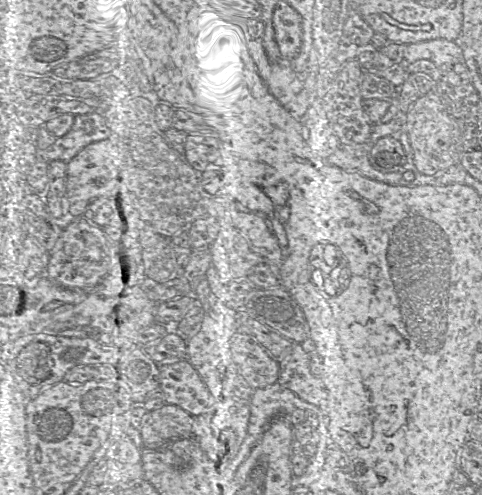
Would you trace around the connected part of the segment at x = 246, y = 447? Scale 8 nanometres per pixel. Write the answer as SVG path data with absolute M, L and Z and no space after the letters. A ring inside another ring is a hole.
M278 379L278 381L273 384L268 384L263 388L256 389L251 397L251 416L248 436L238 453L238 463L241 465L244 460L250 456L257 443L258 445L262 444L268 427L278 415L291 413L295 409L309 409L309 402L301 399L296 392L290 388L287 379Z

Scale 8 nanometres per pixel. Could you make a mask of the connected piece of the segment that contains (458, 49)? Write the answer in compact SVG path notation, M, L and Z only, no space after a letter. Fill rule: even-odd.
M441 38L408 44L405 61L412 63L420 59L429 59L442 71L450 71L456 63L463 60L462 46L458 41Z

